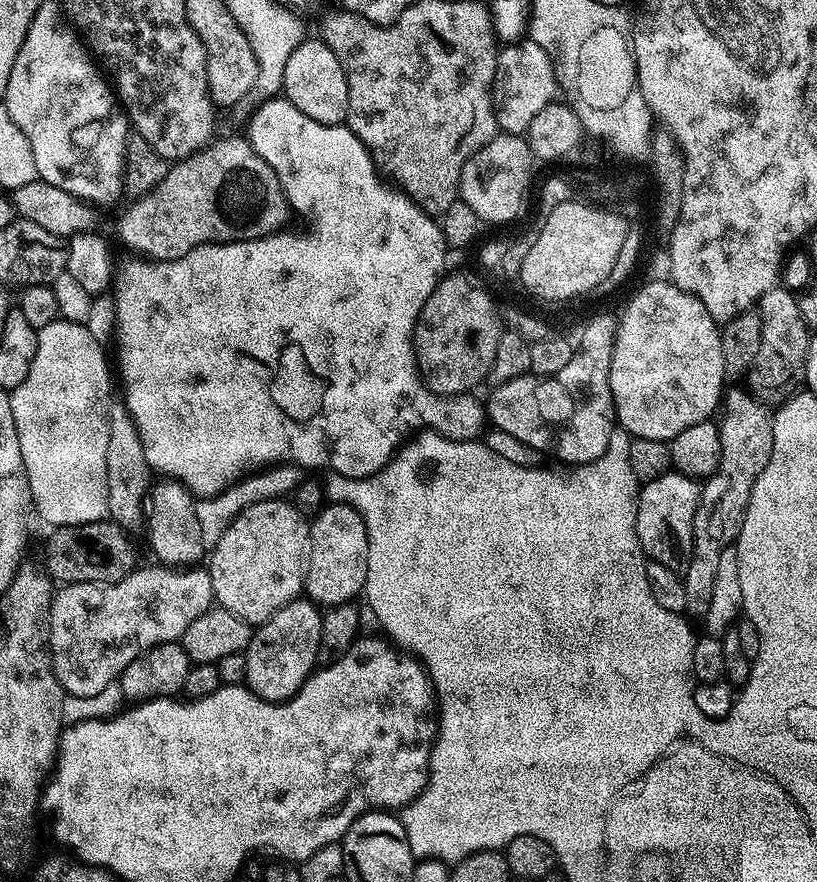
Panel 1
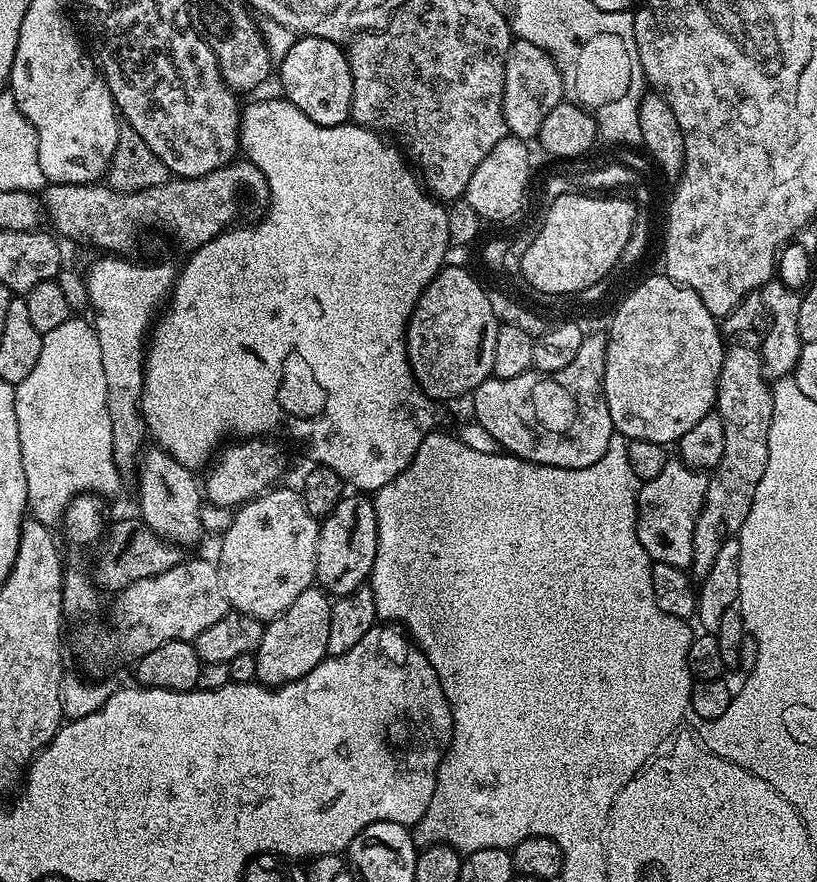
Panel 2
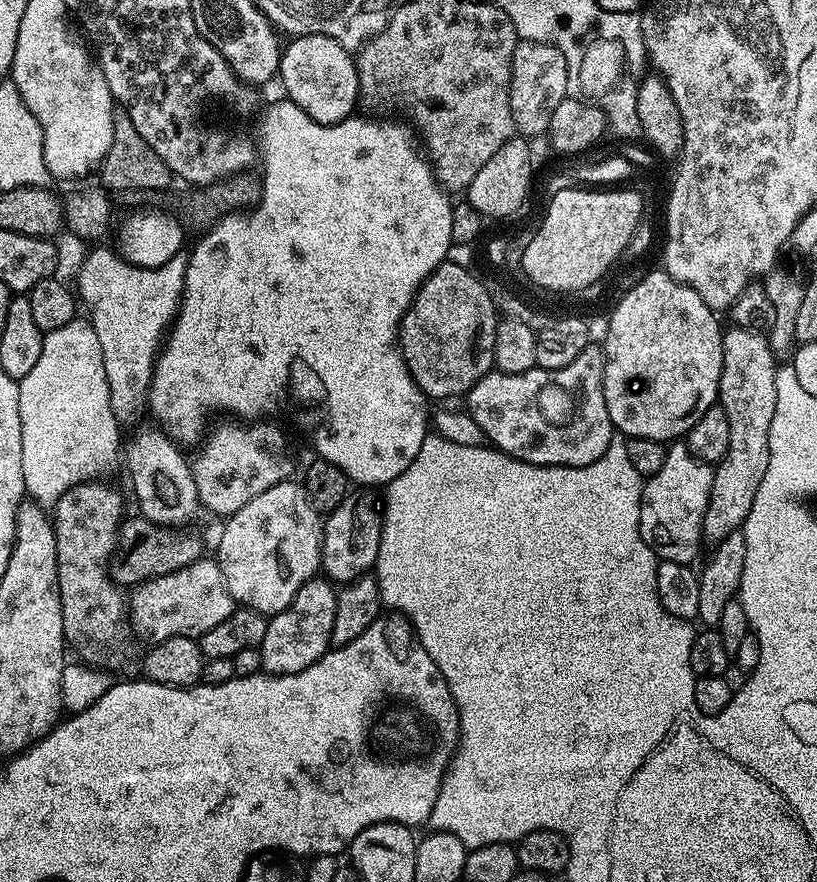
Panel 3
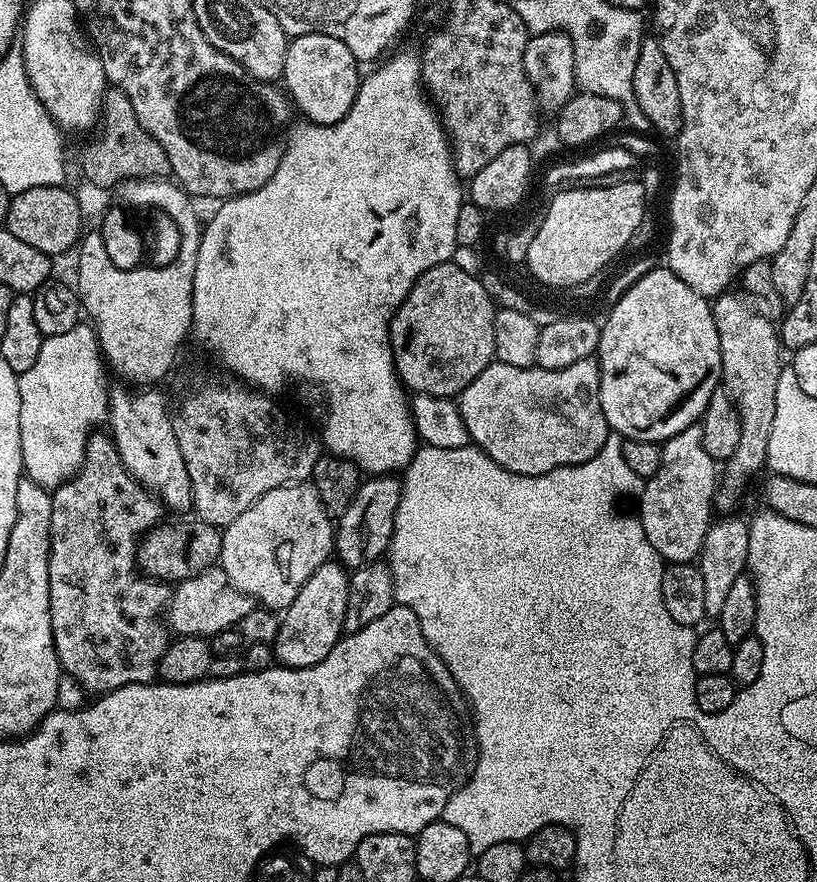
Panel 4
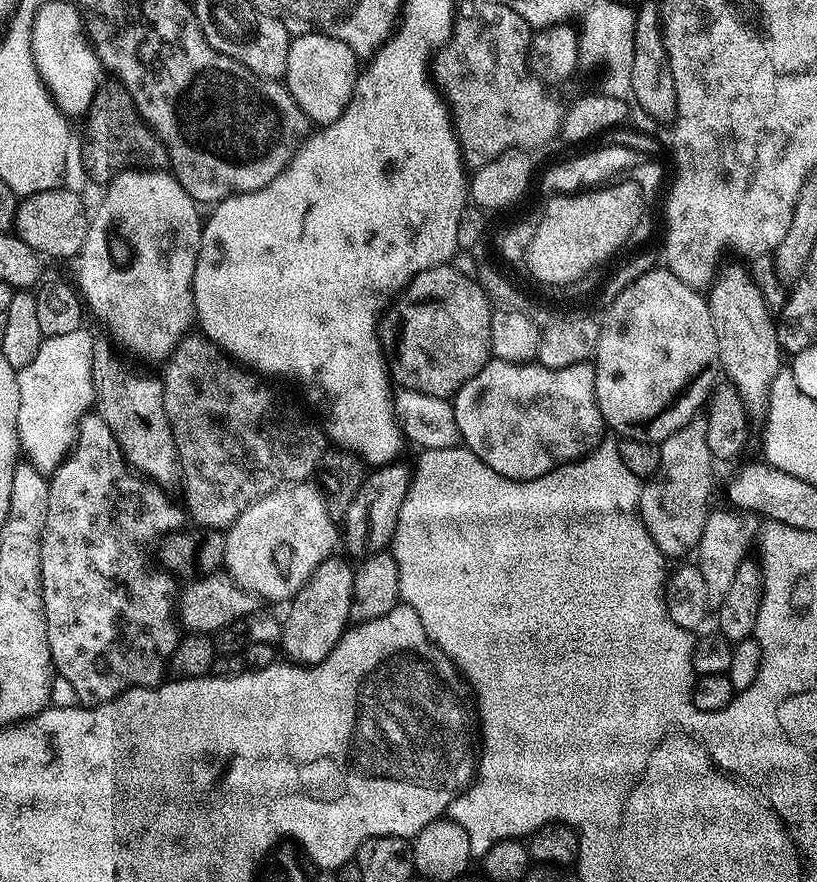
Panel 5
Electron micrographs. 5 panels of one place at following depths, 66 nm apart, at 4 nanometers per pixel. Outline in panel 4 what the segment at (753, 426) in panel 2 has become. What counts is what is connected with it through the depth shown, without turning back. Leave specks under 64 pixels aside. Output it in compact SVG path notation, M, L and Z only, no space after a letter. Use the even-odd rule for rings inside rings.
M729 290L720 293L711 301L714 326L720 335L722 354L723 391L734 402L738 418L742 422L742 434L738 446L728 460L723 461L722 475L714 497L714 504L721 513L728 514L740 500L748 479L768 463L770 426L774 426L774 398L778 390L778 374L782 367L782 345L775 323L757 314L752 301L743 291ZM737 291L737 292L736 292ZM732 508L732 509L731 509Z

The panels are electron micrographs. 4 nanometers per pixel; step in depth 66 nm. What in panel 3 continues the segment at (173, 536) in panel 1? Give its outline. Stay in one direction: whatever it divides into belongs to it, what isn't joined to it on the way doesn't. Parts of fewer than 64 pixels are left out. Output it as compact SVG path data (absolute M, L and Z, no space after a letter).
M159 427L144 428L127 437L122 452L123 463L128 463L128 476L132 479L132 492L136 495L139 515L155 524L188 526L196 512L201 511L198 486L194 486L189 457L183 456L181 445Z

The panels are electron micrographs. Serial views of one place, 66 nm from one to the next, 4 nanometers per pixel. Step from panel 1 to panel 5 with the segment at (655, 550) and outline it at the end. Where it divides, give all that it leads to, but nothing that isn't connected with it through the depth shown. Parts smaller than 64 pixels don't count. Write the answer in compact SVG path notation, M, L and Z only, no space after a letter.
M697 414L692 419L674 430L666 439L659 441L660 466L641 487L640 490L640 517L658 550L663 552L665 557L684 556L693 551L702 538L702 530L706 526L706 518L710 511L708 499L712 496L712 464L714 457L710 454L710 445L706 442L707 415Z

